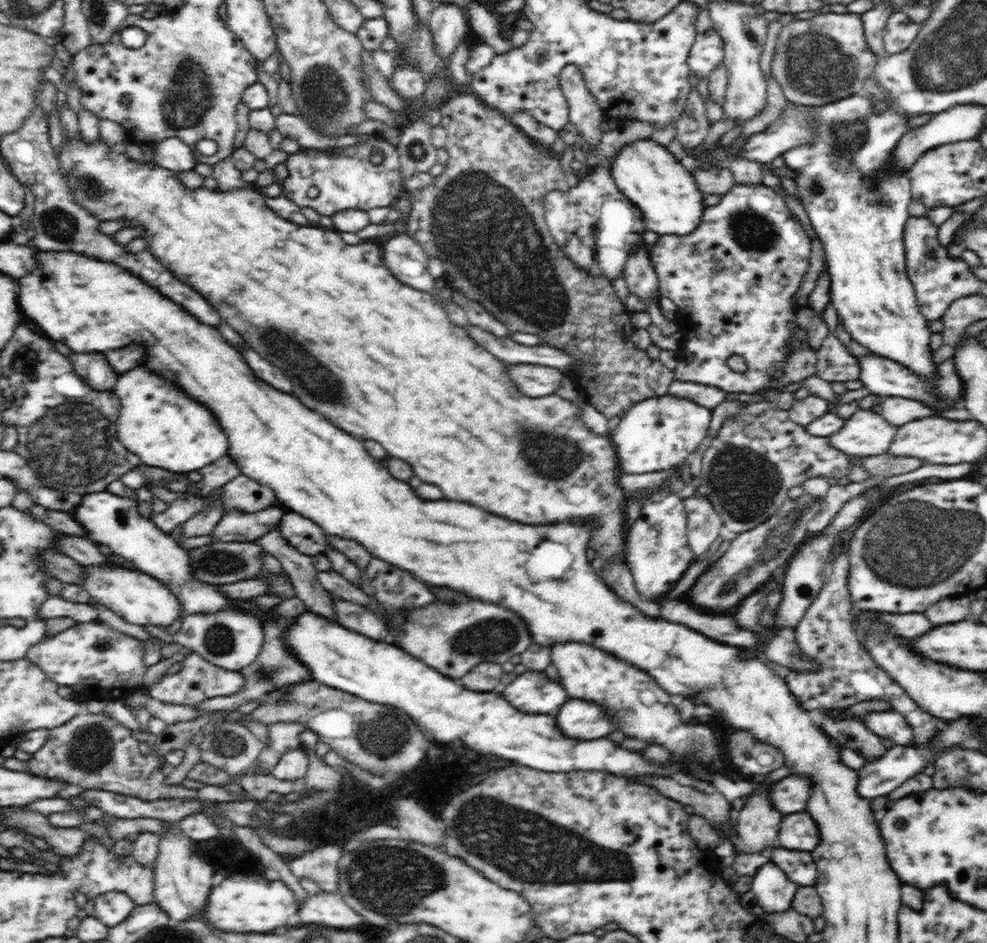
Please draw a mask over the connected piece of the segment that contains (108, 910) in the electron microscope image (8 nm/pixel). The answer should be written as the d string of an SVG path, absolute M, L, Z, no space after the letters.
M118 891L101 894L95 897L93 902L96 908L94 916L106 922L108 926L116 926L126 920L136 906L136 903L125 892Z

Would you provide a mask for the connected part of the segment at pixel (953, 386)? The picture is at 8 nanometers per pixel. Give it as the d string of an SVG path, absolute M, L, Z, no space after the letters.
M870 354L870 356L862 356L858 358L860 363L860 378L862 386L865 386L870 394L880 397L901 396L902 398L910 398L917 400L926 406L941 408L941 410L950 410L962 406L964 396L964 383L956 373L953 357L947 359L937 366L937 371L933 377L920 377L914 371L910 371L908 367L878 355Z

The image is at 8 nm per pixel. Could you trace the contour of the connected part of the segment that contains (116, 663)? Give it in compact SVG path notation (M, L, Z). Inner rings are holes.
M93 621L76 623L72 628L60 632L56 636L45 637L28 649L26 658L38 665L54 682L62 686L72 687L76 694L85 694L92 690L95 698L118 701L118 698L128 688L136 688L144 674L146 674L147 667L142 661L143 654L143 641L118 632L107 623Z

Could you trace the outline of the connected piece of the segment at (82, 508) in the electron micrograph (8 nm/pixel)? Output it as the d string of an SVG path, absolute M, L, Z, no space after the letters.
M108 491L92 492L82 497L80 506L71 513L74 521L86 531L89 539L108 546L112 555L122 557L141 573L149 574L165 584L180 601L185 614L216 614L224 608L239 607L260 618L260 623L277 620L272 610L258 611L254 603L247 599L230 599L218 589L216 583L206 583L194 577L189 552L181 548L178 541L158 529L150 519L140 516L137 502Z

